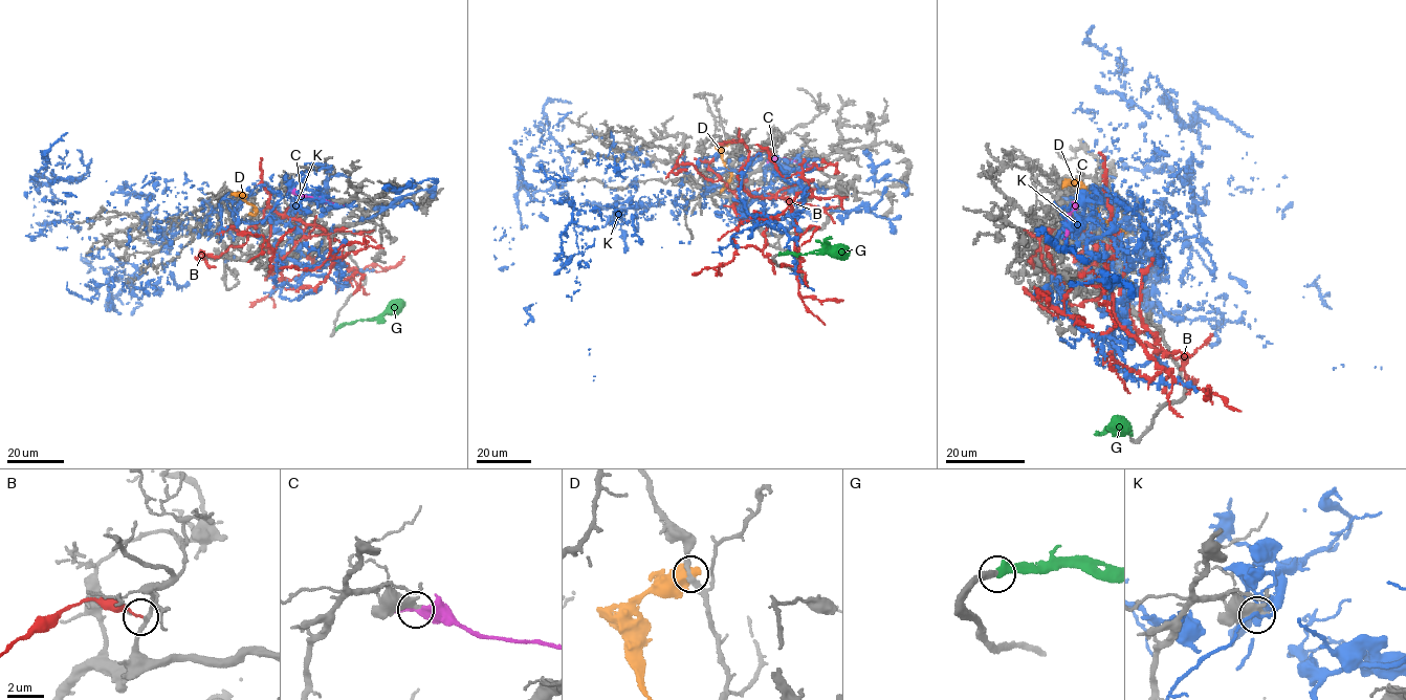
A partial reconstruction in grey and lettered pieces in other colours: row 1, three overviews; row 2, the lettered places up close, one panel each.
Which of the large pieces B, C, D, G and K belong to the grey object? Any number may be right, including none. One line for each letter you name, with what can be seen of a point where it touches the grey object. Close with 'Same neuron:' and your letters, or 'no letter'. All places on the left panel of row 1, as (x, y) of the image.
G: meets grey at (335, 330)
Same neuron: G

